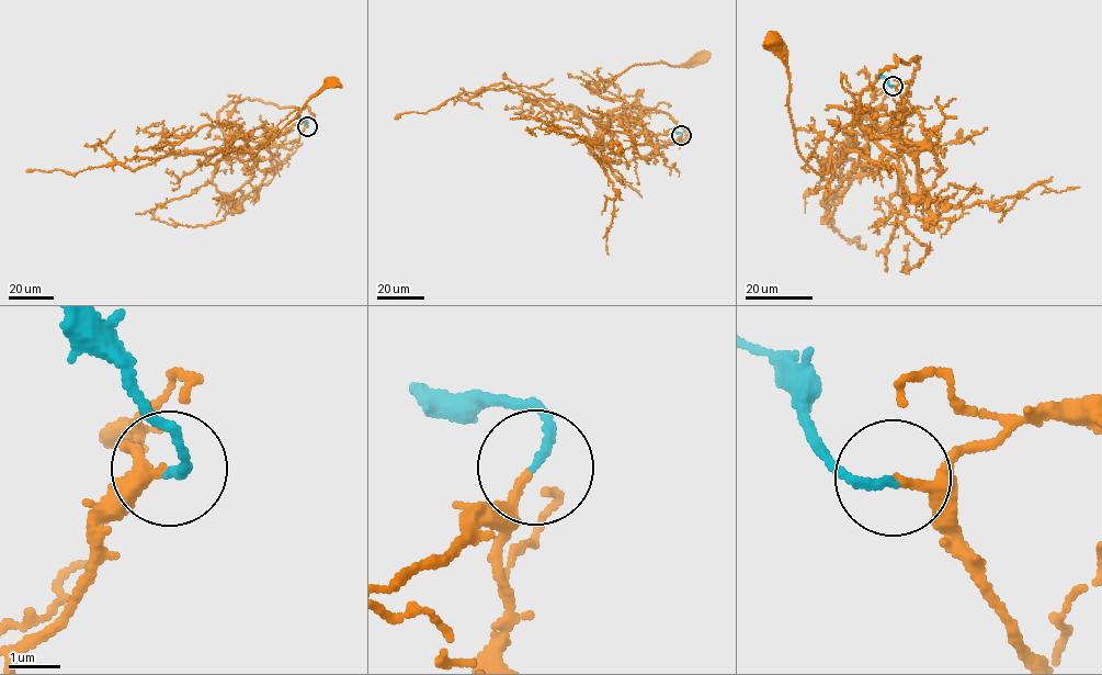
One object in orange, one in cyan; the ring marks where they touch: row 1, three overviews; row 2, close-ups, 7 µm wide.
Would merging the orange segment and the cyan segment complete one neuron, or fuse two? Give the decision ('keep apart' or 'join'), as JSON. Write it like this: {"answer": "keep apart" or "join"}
{"answer": "join"}

